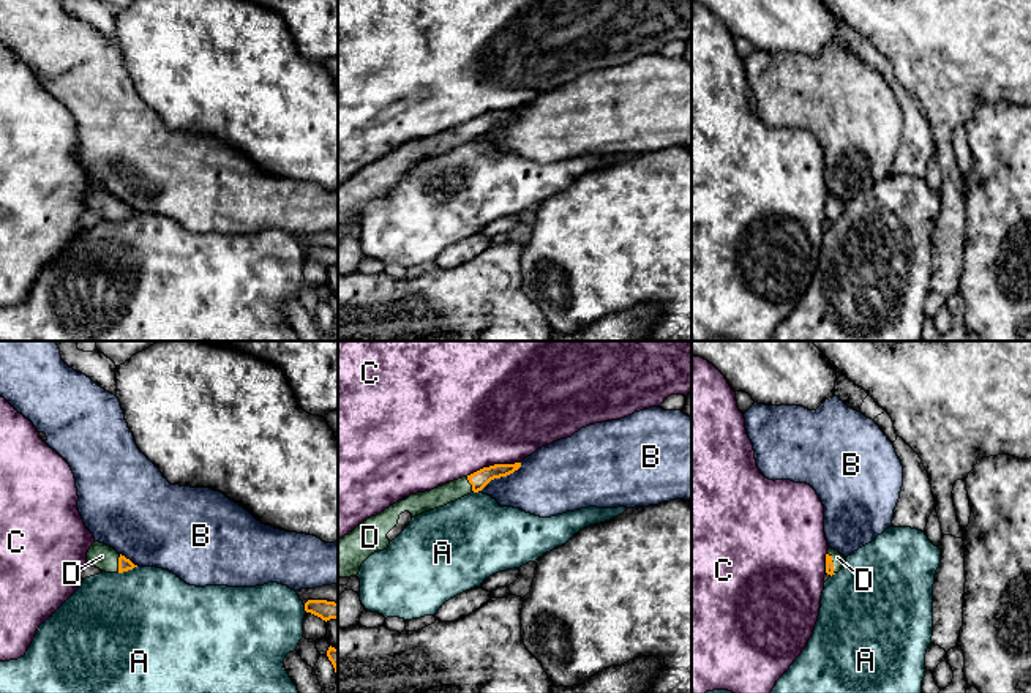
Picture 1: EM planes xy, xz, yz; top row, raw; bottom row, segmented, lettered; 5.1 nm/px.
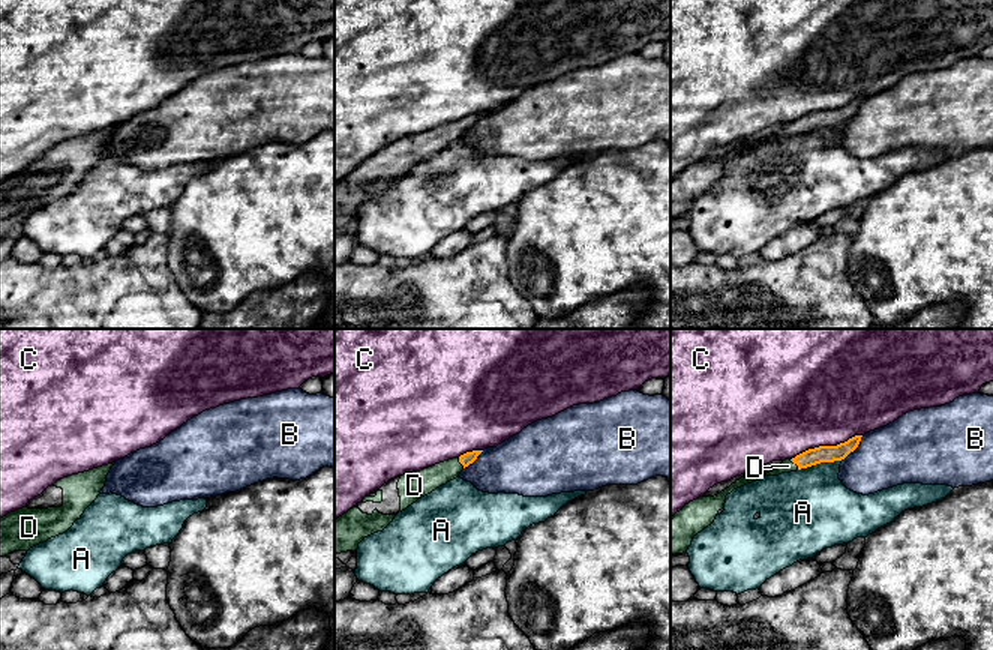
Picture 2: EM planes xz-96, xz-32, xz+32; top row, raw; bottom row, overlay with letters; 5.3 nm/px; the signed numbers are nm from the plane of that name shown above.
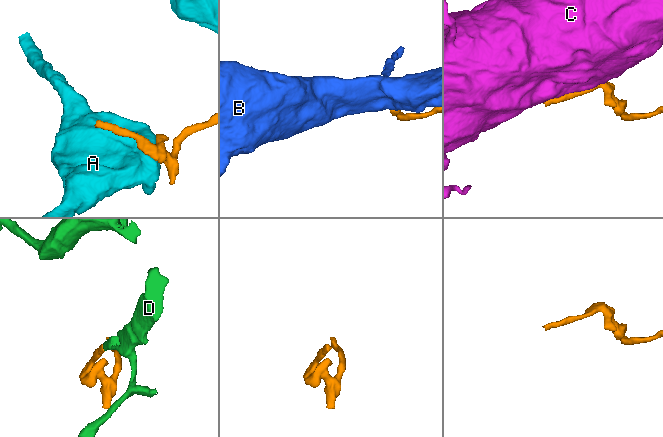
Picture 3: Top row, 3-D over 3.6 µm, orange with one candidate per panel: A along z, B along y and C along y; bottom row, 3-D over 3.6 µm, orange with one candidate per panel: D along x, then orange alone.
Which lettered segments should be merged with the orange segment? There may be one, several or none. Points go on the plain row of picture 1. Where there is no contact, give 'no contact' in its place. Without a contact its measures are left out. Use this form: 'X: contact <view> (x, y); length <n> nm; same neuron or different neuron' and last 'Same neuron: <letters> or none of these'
A: contact xy (128, 215); length 110 nm; different neuron
B: contact xz (501, 122); length 260 nm; different neuron
C: contact xz (494, 111); length 280 nm; different neuron
D: contact xy (119, 210); length 100 nm; same neuron
Same neuron: D

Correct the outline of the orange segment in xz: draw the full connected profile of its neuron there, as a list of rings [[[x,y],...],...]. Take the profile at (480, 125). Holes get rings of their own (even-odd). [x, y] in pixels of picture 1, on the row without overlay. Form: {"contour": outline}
{"contour": [[[521,109],[494,111],[431,137],[411,140],[376,163],[358,170],[338,186],[338,224],[357,223],[362,210],[374,199],[388,194],[409,169],[429,156],[444,153],[471,139],[482,137],[491,126],[518,117]]]}

